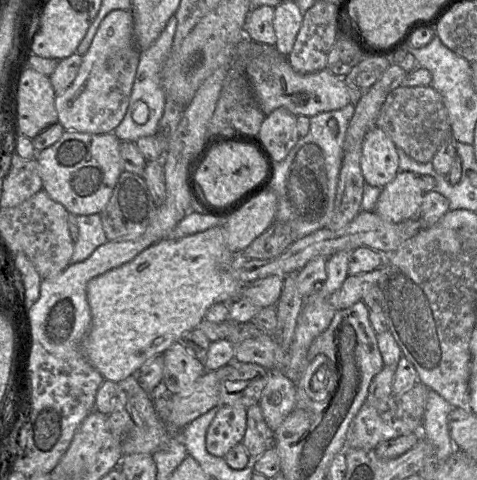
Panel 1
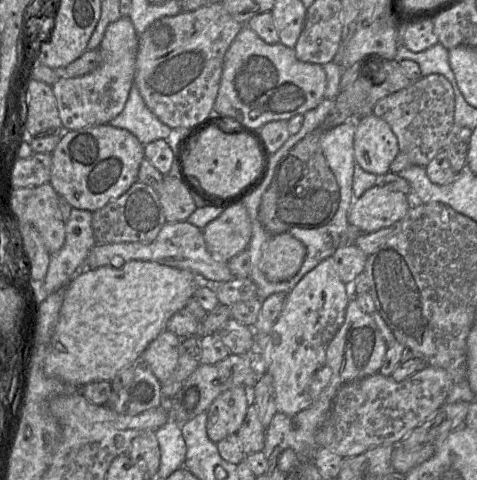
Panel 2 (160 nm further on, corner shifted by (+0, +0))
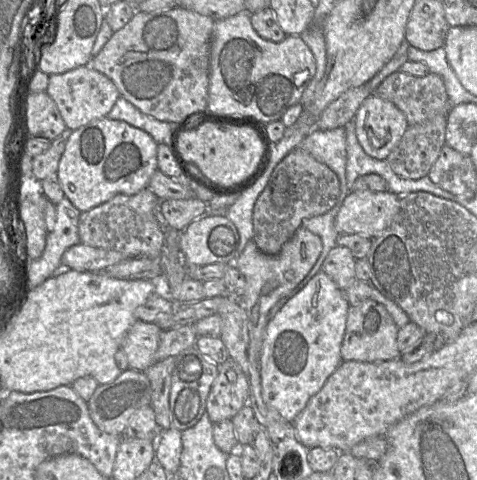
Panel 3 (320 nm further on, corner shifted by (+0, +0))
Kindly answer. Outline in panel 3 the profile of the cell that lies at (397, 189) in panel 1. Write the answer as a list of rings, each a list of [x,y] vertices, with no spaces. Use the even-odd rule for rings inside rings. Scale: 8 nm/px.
[[[350,191],[335,219],[340,234],[359,234],[373,239],[390,224],[400,196],[390,191]]]

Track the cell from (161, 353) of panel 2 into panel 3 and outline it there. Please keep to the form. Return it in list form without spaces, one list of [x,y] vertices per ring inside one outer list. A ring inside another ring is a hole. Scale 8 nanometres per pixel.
[[[142,320],[133,323],[122,343],[129,369],[143,372],[156,362],[155,353],[162,331],[154,323]]]

